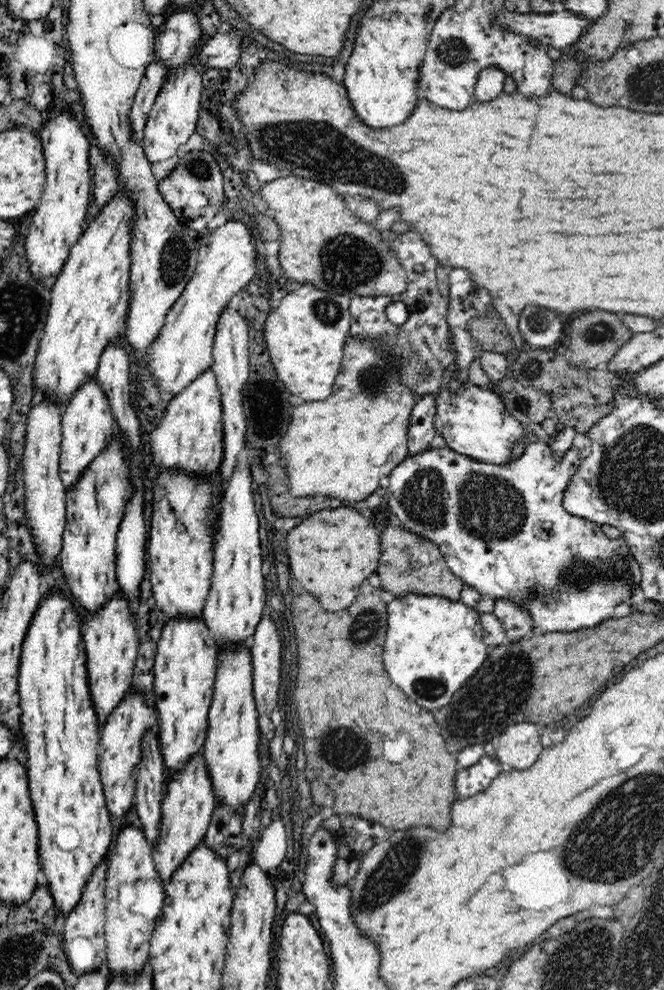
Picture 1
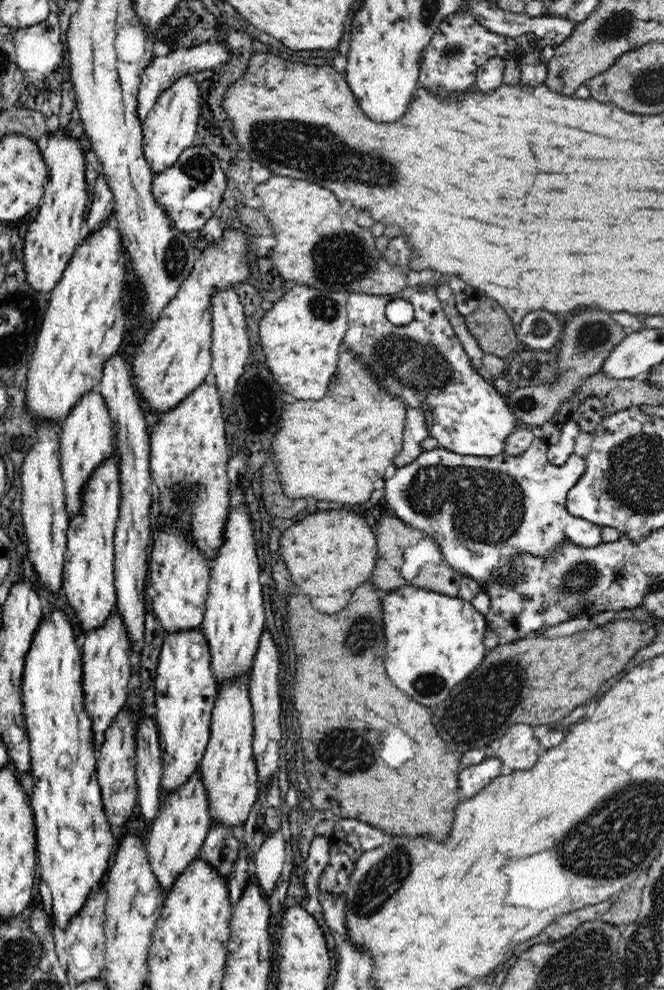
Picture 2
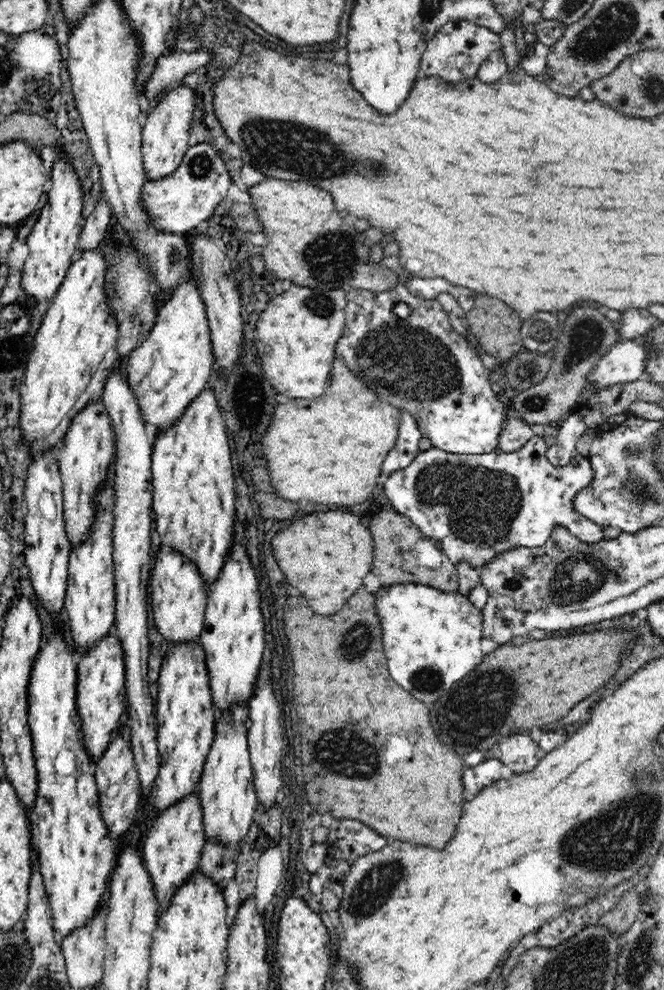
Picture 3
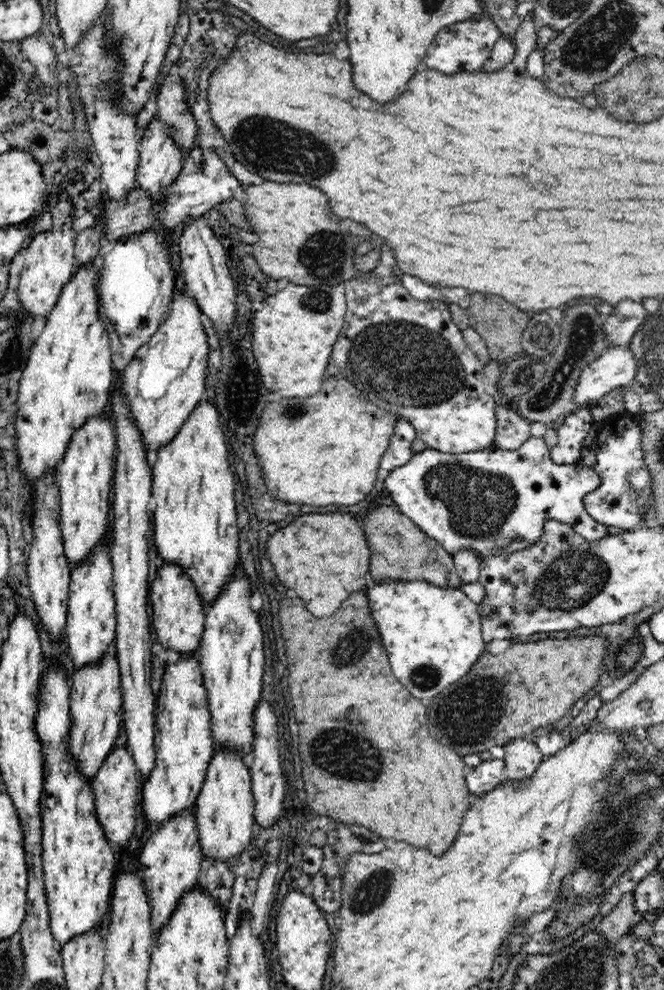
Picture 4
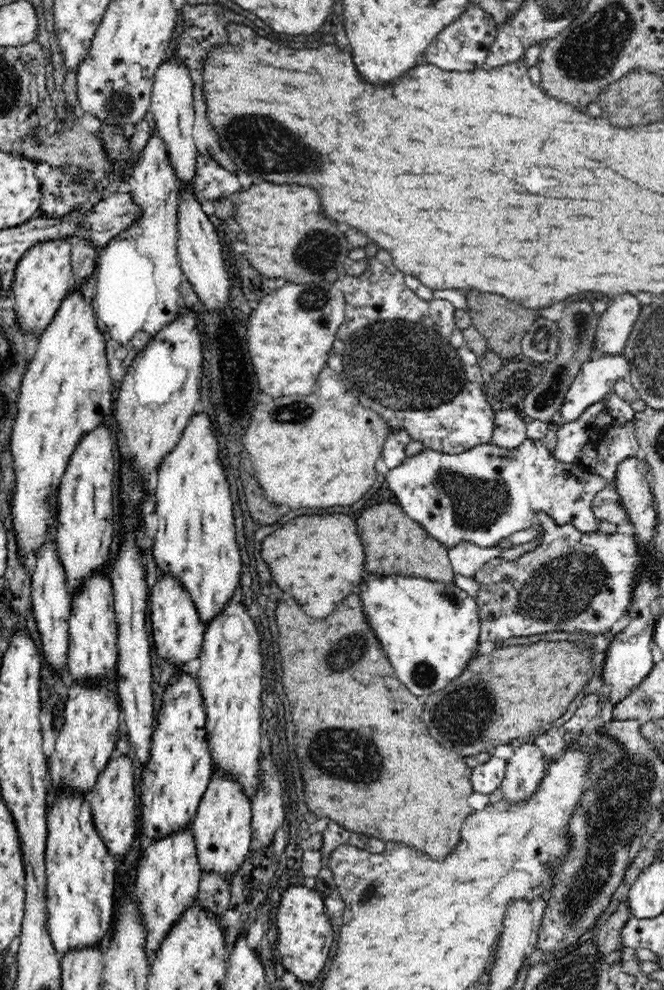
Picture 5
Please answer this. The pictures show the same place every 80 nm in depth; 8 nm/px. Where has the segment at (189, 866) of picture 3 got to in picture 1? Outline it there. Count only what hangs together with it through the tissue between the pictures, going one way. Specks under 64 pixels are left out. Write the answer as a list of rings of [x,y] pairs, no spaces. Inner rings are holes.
[[[198,752],[188,766],[178,772],[178,777],[169,782],[165,788],[157,837],[153,842],[152,858],[159,879],[164,884],[173,880],[173,875],[185,864],[190,854],[197,850],[198,844],[205,838],[214,809],[214,792],[211,792],[210,777],[207,776],[203,753]]]

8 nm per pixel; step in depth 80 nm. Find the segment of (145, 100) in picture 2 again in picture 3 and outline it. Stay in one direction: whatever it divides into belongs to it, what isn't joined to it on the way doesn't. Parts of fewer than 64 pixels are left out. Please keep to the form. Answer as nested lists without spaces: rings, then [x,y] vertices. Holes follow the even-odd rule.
[[[189,47],[172,50],[169,55],[162,55],[157,62],[156,70],[154,70],[150,82],[146,84],[144,96],[141,97],[143,107],[147,107],[148,103],[154,102],[156,94],[165,90],[168,84],[171,82],[180,84],[180,80],[186,74],[202,68],[210,60],[212,60],[212,53],[210,51],[189,49]]]

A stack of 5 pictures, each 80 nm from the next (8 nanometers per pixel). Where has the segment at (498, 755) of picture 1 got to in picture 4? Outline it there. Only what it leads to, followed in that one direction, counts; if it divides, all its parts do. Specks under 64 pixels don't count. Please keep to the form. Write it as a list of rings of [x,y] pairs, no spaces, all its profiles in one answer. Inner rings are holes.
[[[513,738],[505,745],[504,759],[506,781],[524,781],[533,777],[537,768],[546,757],[540,752],[540,749],[531,740],[527,738]]]

